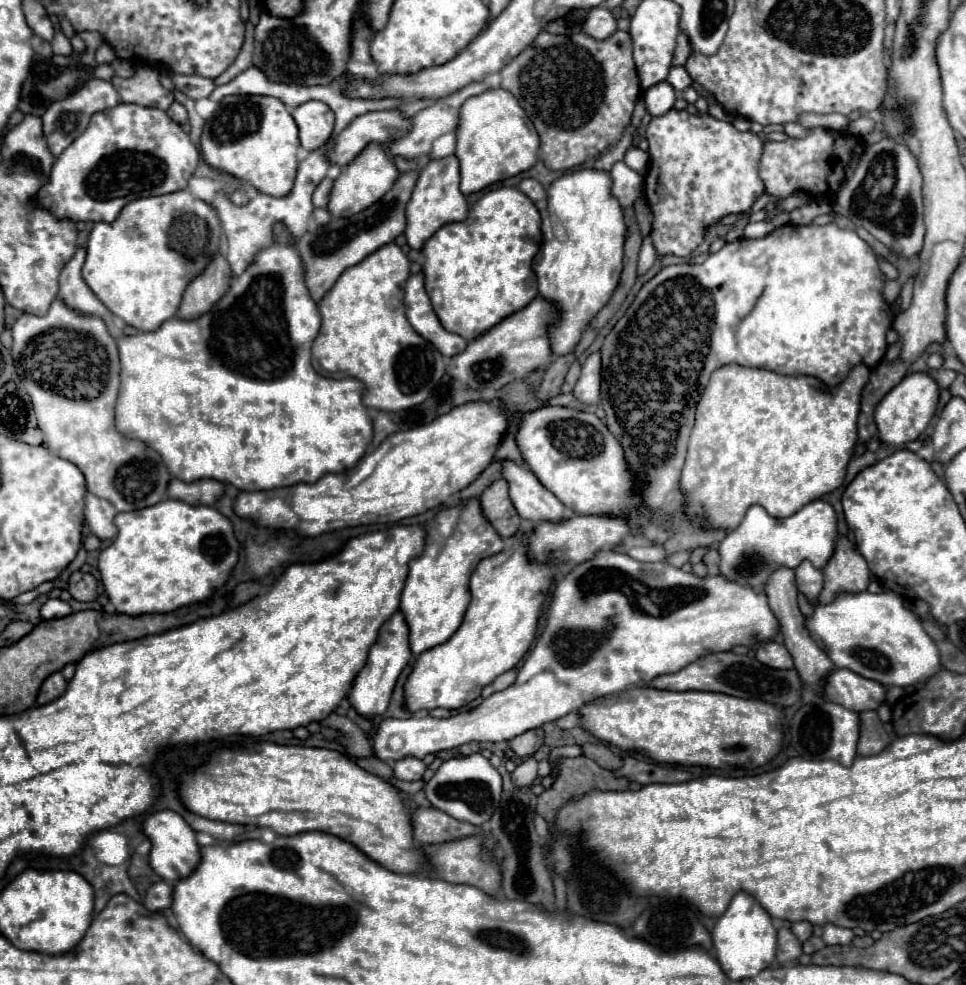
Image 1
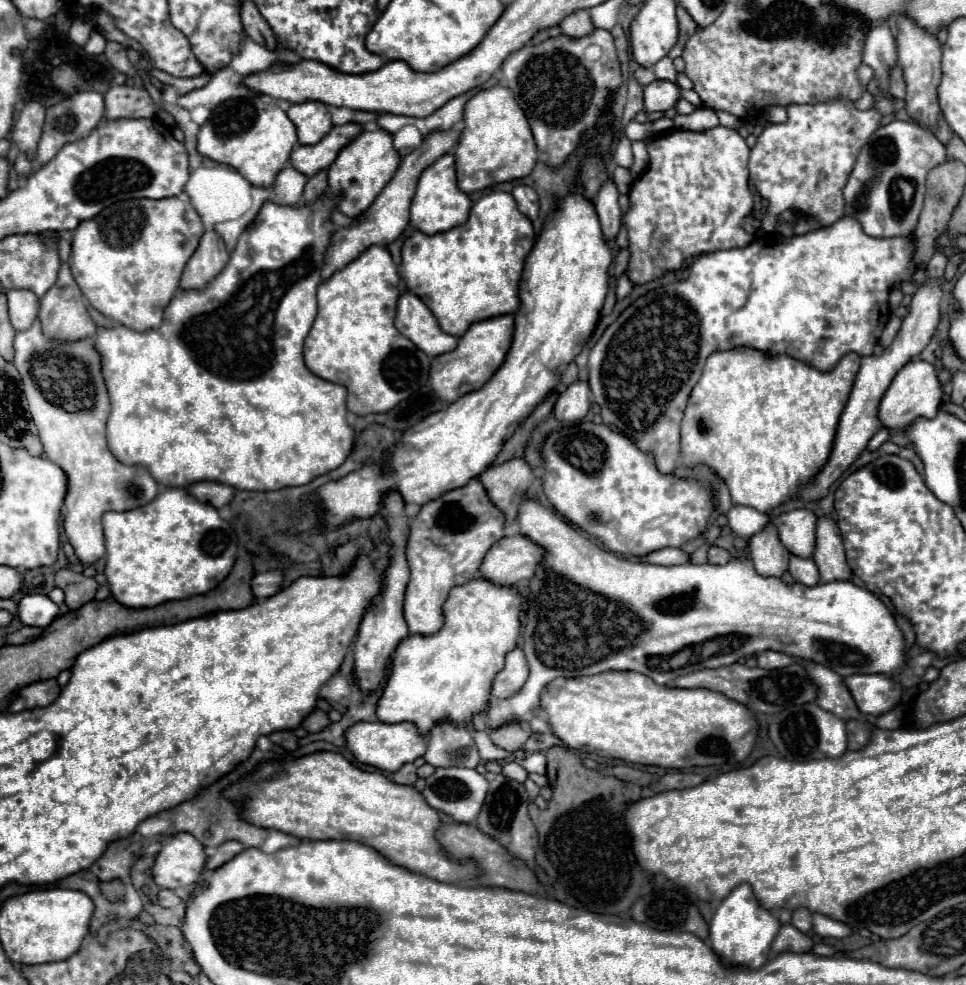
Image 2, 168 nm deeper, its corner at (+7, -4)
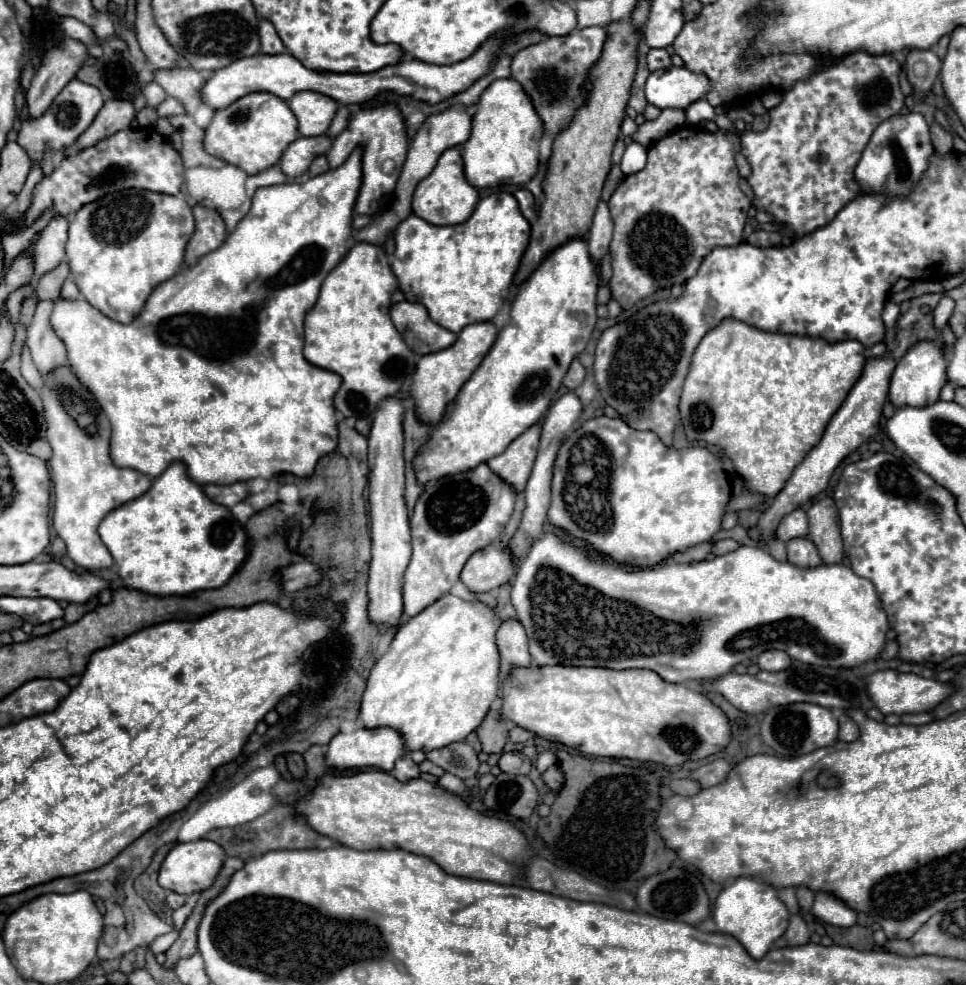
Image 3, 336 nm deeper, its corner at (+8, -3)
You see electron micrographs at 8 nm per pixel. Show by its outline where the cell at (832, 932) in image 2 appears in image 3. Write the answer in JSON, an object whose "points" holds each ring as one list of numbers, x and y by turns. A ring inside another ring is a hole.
{"points":[[817,893,815,895,811,915,817,921,827,923,827,925,835,925,835,927,853,927,857,923,857,913,853,909,849,909,837,897,827,895,827,893]]}

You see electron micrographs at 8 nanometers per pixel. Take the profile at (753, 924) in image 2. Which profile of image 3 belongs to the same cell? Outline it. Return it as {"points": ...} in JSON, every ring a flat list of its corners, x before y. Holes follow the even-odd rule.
{"points":[[739,877,731,881,717,897,713,907,713,921,717,931,725,935,733,935,753,959,761,959,771,945,785,933,789,923,789,913,785,905,777,899,777,891,771,885,765,885,759,879]]}

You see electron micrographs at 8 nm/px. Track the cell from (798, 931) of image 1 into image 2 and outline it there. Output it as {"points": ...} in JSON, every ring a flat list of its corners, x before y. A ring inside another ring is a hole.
{"points":[[804,906,796,908,794,916,792,916,792,924,802,932,810,932,812,930,812,912]]}

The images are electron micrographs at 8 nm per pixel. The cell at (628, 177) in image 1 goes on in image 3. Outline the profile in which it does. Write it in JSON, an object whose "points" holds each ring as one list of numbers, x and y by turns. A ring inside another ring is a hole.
{"points":[[599,201,593,225,589,229,589,253,593,261,599,261,607,251,613,237,613,219,609,215,609,205,605,201]]}

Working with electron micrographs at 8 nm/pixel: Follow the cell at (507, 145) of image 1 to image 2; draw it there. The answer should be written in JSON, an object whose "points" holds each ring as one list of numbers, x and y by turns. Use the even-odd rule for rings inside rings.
{"points":[[506,86,480,90,466,102,464,130,456,146,456,174,462,192,476,192,488,186,526,178,538,162,536,142,530,124]]}

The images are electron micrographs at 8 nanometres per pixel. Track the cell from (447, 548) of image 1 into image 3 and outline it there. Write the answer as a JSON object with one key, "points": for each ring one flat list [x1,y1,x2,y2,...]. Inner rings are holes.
{"points":[[487,463,425,487,411,517,413,557,403,581,407,617,419,615,425,607,449,593,449,589,459,581,467,559,489,543,499,541,513,513,513,503,515,491,493,475]]}

